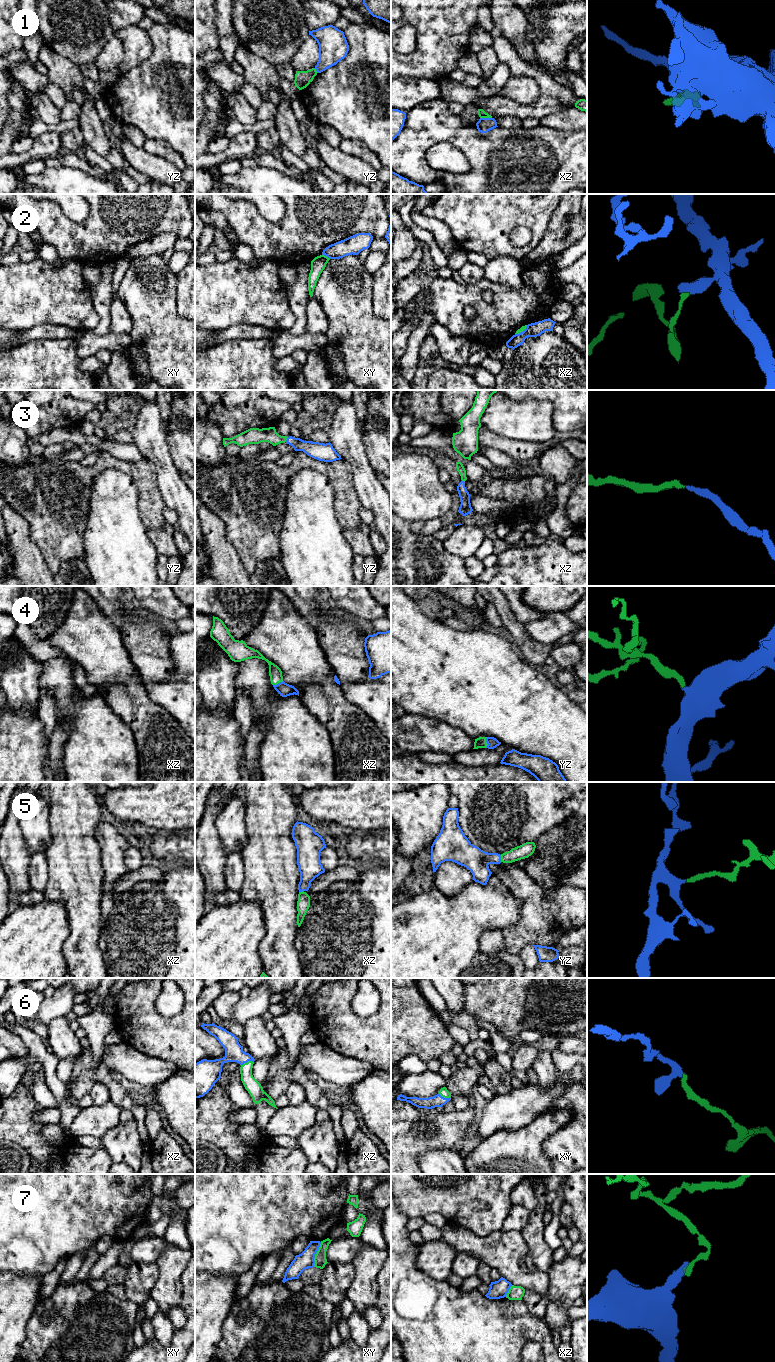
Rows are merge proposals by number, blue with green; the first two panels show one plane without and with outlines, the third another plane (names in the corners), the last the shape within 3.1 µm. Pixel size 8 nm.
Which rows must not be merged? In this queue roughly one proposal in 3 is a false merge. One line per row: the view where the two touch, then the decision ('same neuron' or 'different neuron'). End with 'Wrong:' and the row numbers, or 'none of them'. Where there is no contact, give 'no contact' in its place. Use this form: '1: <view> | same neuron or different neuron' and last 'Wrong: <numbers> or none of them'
1: xz | different neuron
2: xy | different neuron
3: yz | same neuron
4: yz | same neuron
5: yz | same neuron
6: xz | same neuron
7: xy | different neuron
Wrong: 1, 2, 7

